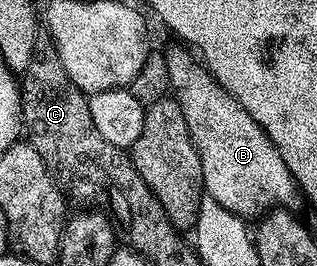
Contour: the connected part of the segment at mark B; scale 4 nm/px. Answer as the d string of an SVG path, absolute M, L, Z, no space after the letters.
M178 47L182 48L164 52L168 78L173 99L178 101L180 110L184 110L184 122L188 122L190 137L198 151L205 195L240 217L265 217L274 200L296 192L294 178L284 158L280 158L280 150L276 150L252 114L199 63L195 53L189 47Z

